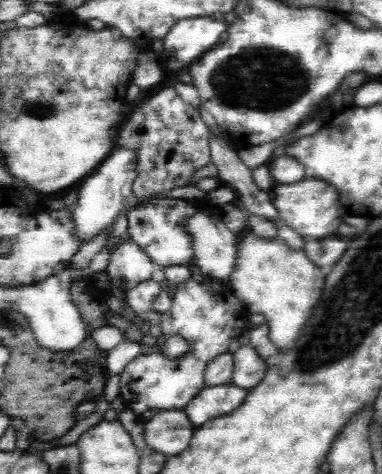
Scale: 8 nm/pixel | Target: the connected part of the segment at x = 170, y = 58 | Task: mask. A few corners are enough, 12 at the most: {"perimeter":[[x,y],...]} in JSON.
{"perimeter":[[211,17],[180,20],[162,40],[164,69],[196,62],[227,30]]}

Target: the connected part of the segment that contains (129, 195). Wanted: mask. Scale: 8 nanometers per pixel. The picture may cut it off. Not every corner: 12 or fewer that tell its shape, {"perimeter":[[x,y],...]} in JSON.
{"perimeter":[[113,150],[77,186],[85,243],[137,202],[136,151]]}

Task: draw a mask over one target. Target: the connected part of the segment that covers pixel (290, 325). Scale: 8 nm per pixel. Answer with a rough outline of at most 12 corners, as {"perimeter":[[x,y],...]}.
{"perimeter":[[238,235],[228,286],[290,350],[325,278],[304,250]]}

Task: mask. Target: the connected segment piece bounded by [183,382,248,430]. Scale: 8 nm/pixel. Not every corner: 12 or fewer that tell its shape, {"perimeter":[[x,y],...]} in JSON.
{"perimeter":[[231,382],[205,386],[183,410],[196,430],[230,415],[246,401],[246,389]]}

